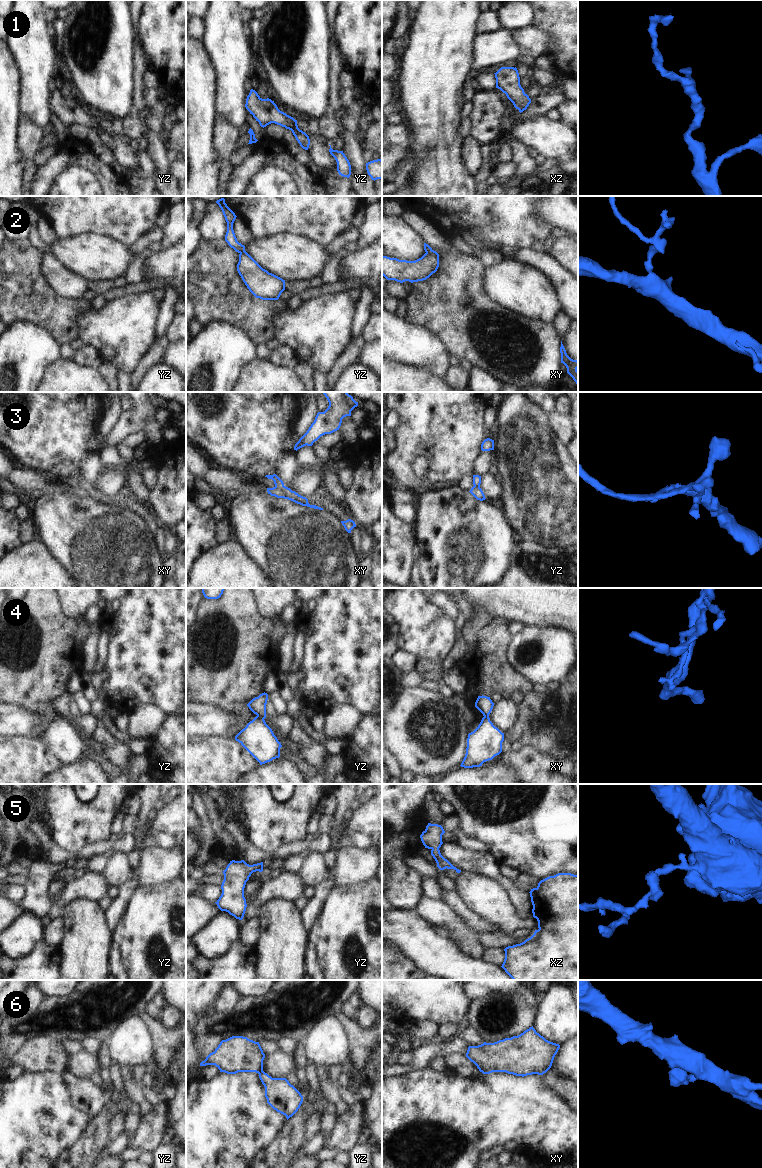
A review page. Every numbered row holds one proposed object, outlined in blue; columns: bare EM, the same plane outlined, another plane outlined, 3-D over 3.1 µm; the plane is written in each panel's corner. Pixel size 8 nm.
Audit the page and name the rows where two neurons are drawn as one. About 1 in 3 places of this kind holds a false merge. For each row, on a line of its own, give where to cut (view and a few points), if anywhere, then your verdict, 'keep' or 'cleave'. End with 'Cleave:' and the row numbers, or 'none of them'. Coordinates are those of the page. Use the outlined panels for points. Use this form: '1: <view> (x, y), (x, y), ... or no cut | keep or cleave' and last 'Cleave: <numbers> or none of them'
1: no cut | keep
2: no cut | keep
3: xy (275, 485), (283, 486) | cleave
4: yz (257, 715), (263, 719) | cleave
5: no cut | keep
6: yz (262, 1069), (258, 1073) | cleave
Cleave: 3, 4, 6

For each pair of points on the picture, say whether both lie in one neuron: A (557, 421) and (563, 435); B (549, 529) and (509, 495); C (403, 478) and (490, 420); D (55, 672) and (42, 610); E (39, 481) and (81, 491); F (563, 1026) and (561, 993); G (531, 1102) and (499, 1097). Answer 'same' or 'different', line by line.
A: same
B: same
C: different
D: same
E: same
F: same
G: same

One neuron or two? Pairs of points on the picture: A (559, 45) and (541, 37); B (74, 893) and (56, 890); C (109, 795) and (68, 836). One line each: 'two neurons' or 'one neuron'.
A: two neurons
B: two neurons
C: one neuron

